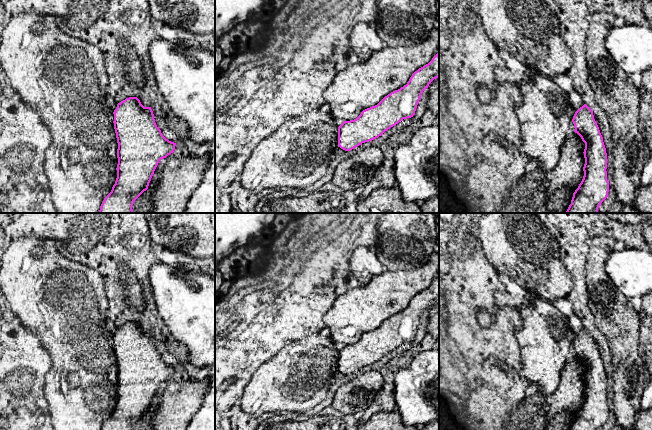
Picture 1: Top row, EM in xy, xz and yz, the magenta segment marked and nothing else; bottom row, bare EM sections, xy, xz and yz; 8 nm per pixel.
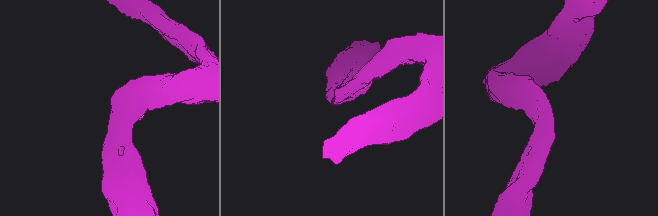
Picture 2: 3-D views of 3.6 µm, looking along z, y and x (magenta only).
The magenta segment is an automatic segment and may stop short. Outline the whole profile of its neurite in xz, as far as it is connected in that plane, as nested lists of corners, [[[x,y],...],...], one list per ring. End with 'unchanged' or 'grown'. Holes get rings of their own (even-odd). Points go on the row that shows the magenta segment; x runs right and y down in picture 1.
[[[439,53],[432,60],[415,71],[406,85],[385,96],[377,105],[367,108],[354,120],[343,121],[338,127],[338,147],[350,151],[362,143],[372,141],[403,119],[415,114],[422,92],[439,77]]] | unchanged

